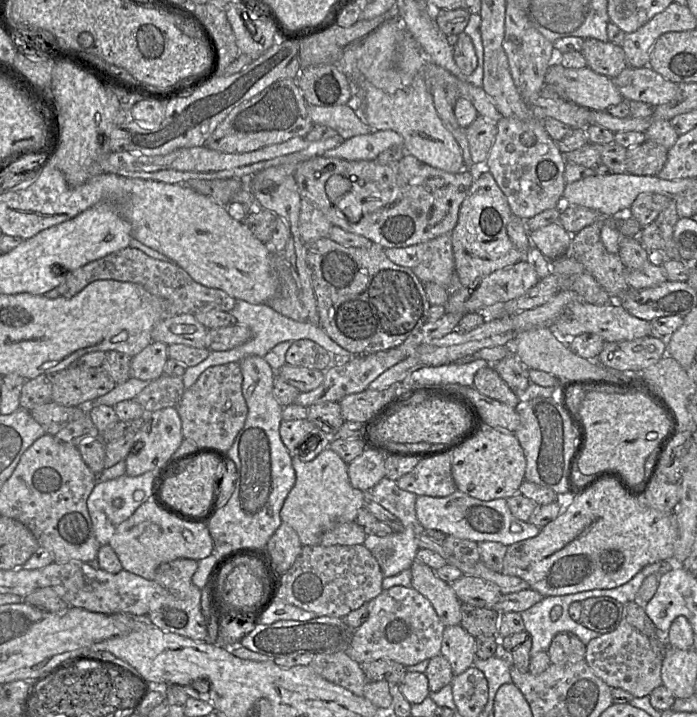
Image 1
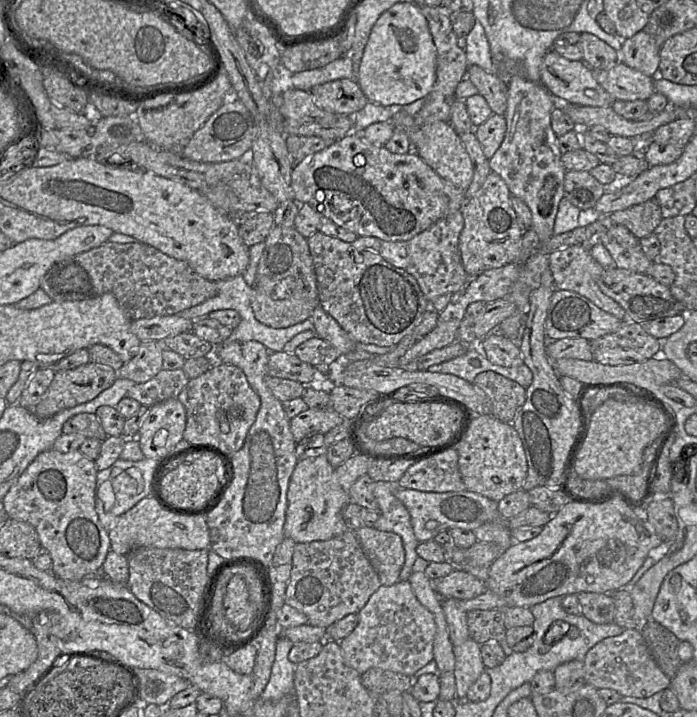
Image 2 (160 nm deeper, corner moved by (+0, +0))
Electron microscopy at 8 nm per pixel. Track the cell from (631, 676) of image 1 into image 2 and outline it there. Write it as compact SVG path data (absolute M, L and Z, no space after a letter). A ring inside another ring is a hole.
M624 629L618 636L594 645L584 658L585 681L596 687L613 689L622 696L647 698L670 686L671 679L659 668L639 629Z

